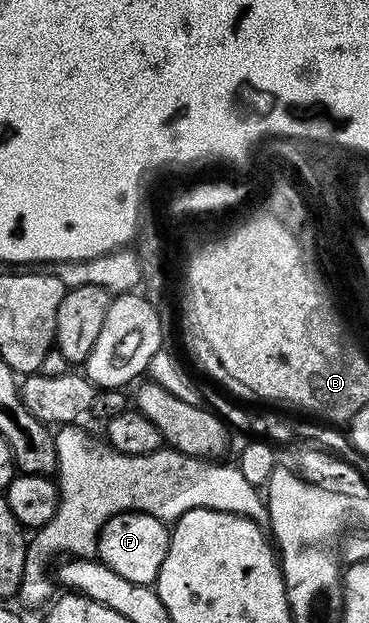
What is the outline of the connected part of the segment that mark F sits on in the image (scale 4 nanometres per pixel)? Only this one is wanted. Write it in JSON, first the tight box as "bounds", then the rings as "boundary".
{"bounds":[96,511,169,587],"boundary":[[[124,511],[108,519],[101,527],[97,535],[96,558],[119,573],[119,577],[135,581],[135,585],[147,587],[156,584],[163,557],[167,557],[169,532],[166,520],[156,519],[142,511]]]}

